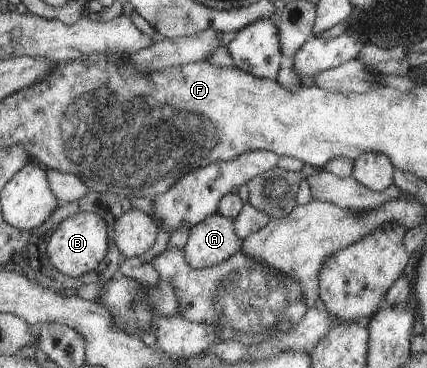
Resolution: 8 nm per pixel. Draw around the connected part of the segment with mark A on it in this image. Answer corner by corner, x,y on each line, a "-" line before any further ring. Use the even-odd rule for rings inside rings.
215,212
191,228
183,252
191,267
203,269
237,254
244,242
235,229
234,220

